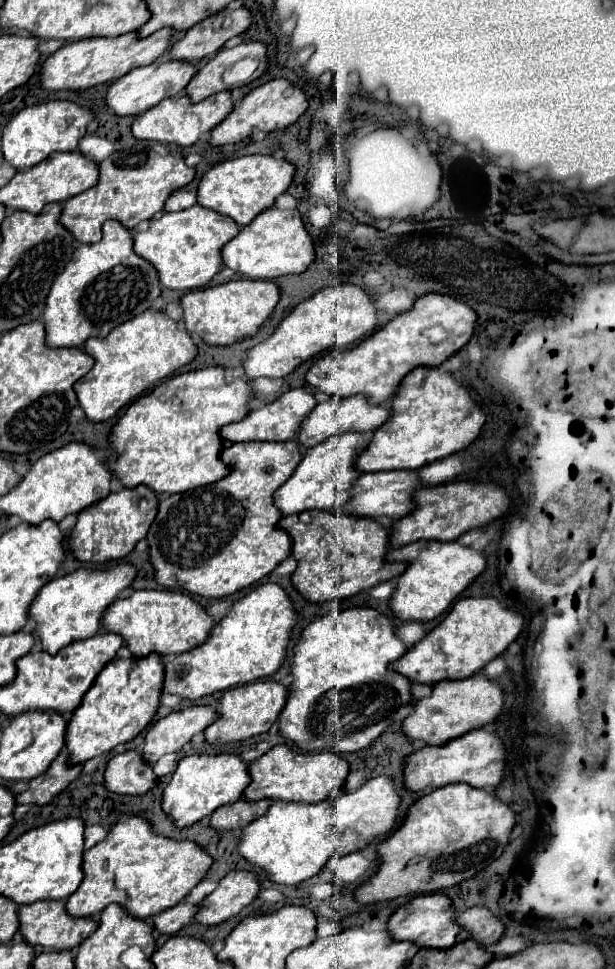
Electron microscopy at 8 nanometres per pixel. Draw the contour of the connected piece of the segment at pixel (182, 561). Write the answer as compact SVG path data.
M293 440L241 442L223 448L219 458L229 468L223 480L159 502L159 512L147 532L149 562L159 586L179 586L203 598L227 598L267 576L289 556L291 538L277 528L281 514L273 504L273 492L299 464L299 444Z

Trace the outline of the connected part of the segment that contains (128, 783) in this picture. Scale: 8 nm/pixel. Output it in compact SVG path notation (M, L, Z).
M123 752L109 760L105 770L105 788L113 794L141 796L157 784L157 776L149 764L143 764L139 752Z

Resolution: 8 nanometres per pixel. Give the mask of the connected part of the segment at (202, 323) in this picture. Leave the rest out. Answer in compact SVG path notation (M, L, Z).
M229 280L219 286L187 292L179 304L183 308L183 324L189 334L197 334L207 344L227 346L237 340L257 334L259 326L269 318L279 302L279 288L273 282L257 280Z

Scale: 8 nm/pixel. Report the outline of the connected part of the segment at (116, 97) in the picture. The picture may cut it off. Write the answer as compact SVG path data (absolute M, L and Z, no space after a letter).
M167 60L157 66L157 62L153 62L149 66L135 68L131 72L127 72L125 76L121 76L119 80L111 82L109 90L105 94L105 102L117 116L137 116L137 114L153 108L161 100L181 94L183 88L189 84L191 76L195 76L195 66L191 66L191 64L175 64L173 60Z

